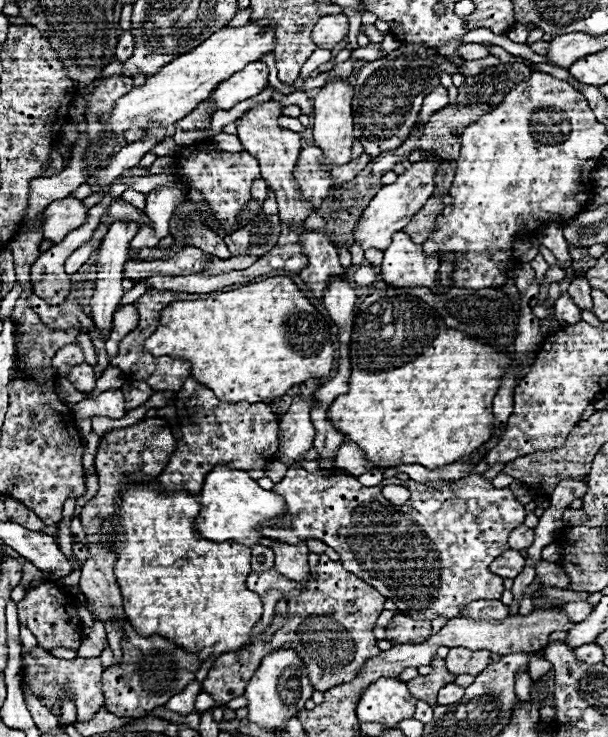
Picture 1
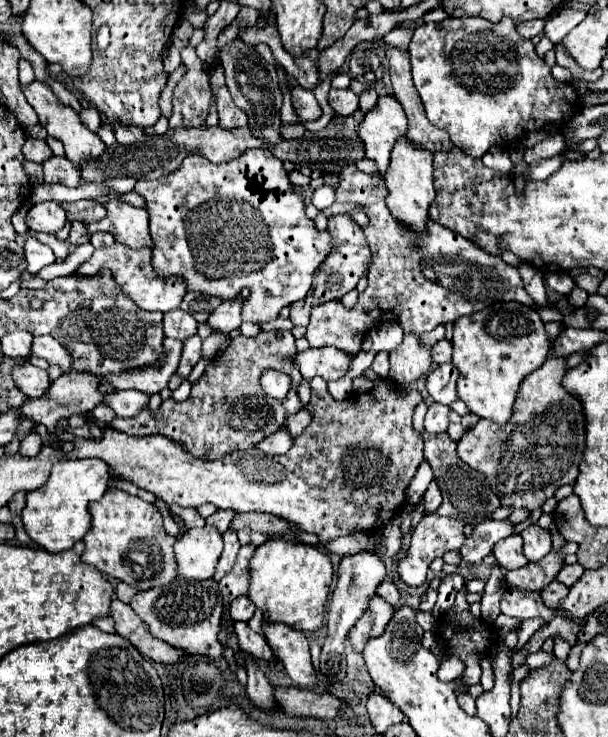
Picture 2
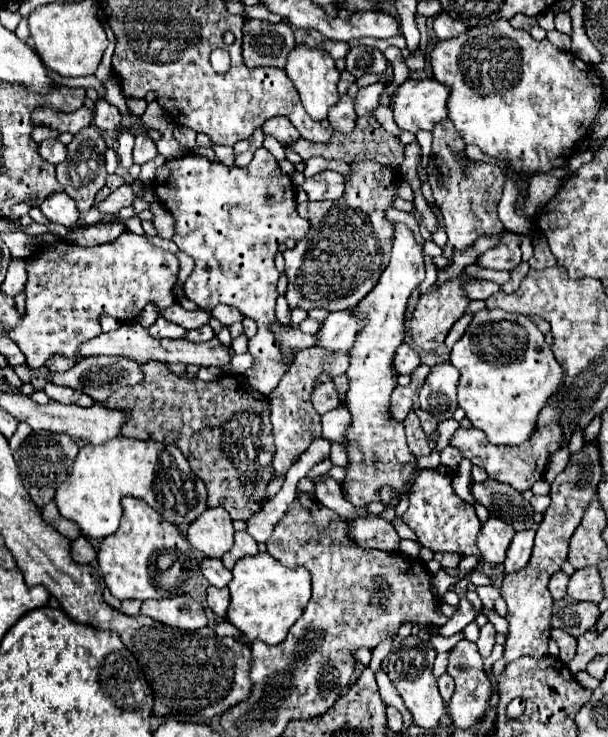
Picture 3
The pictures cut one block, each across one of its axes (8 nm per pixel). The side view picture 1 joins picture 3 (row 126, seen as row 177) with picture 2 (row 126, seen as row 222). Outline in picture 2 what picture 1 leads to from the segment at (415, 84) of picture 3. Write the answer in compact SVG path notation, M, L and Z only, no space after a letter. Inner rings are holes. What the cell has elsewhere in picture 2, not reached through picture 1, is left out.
M380 96L376 106L358 126L358 138L364 144L366 158L376 162L380 174L390 166L390 152L398 136L406 134L408 120L394 96Z

